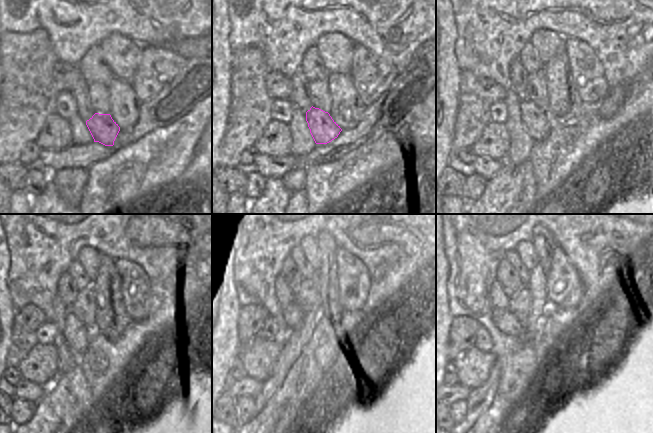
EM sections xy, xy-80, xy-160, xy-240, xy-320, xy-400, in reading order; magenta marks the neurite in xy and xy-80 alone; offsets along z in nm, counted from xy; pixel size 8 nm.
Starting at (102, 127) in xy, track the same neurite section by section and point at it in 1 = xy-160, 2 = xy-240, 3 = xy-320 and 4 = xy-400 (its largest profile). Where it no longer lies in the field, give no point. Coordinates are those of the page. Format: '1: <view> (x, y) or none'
1: xy-160 (534, 119)
2: xy-240 (75, 334)
3: xy-320 (292, 314)
4: xy-400 (505, 321)

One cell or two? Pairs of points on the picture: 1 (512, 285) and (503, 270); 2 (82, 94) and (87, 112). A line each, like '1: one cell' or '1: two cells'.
1: one cell
2: one cell

